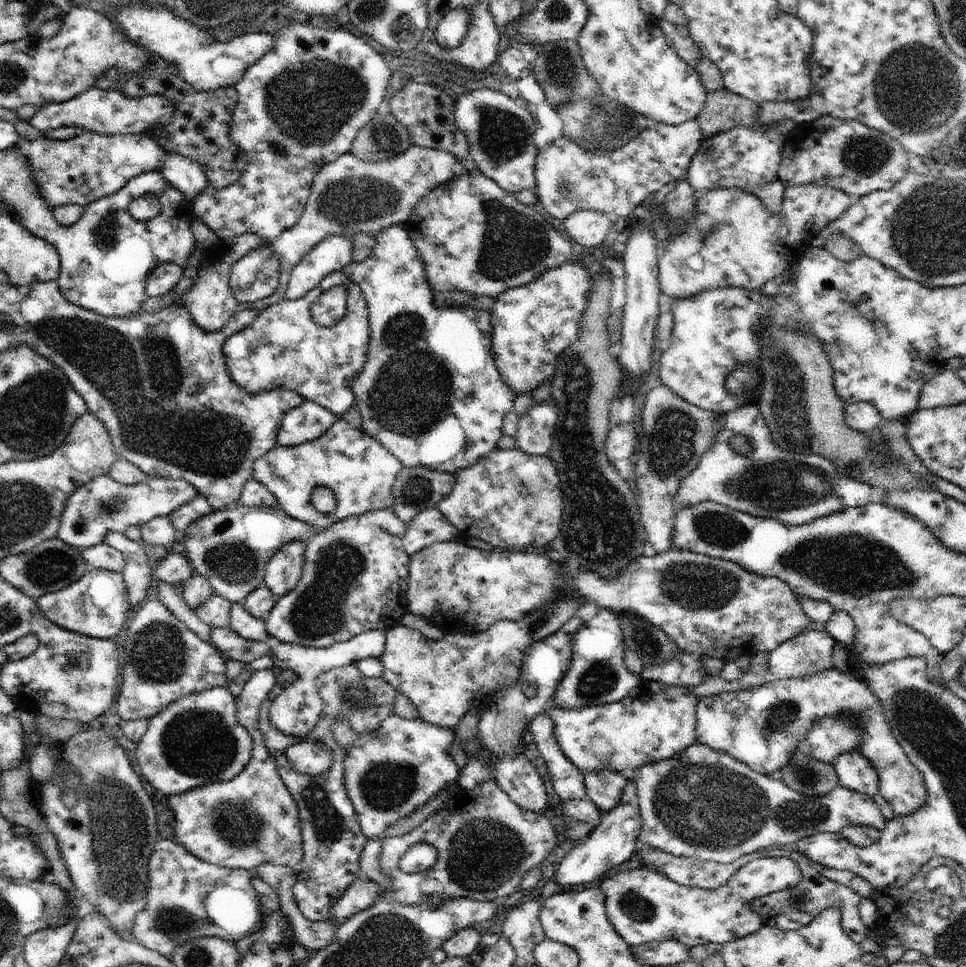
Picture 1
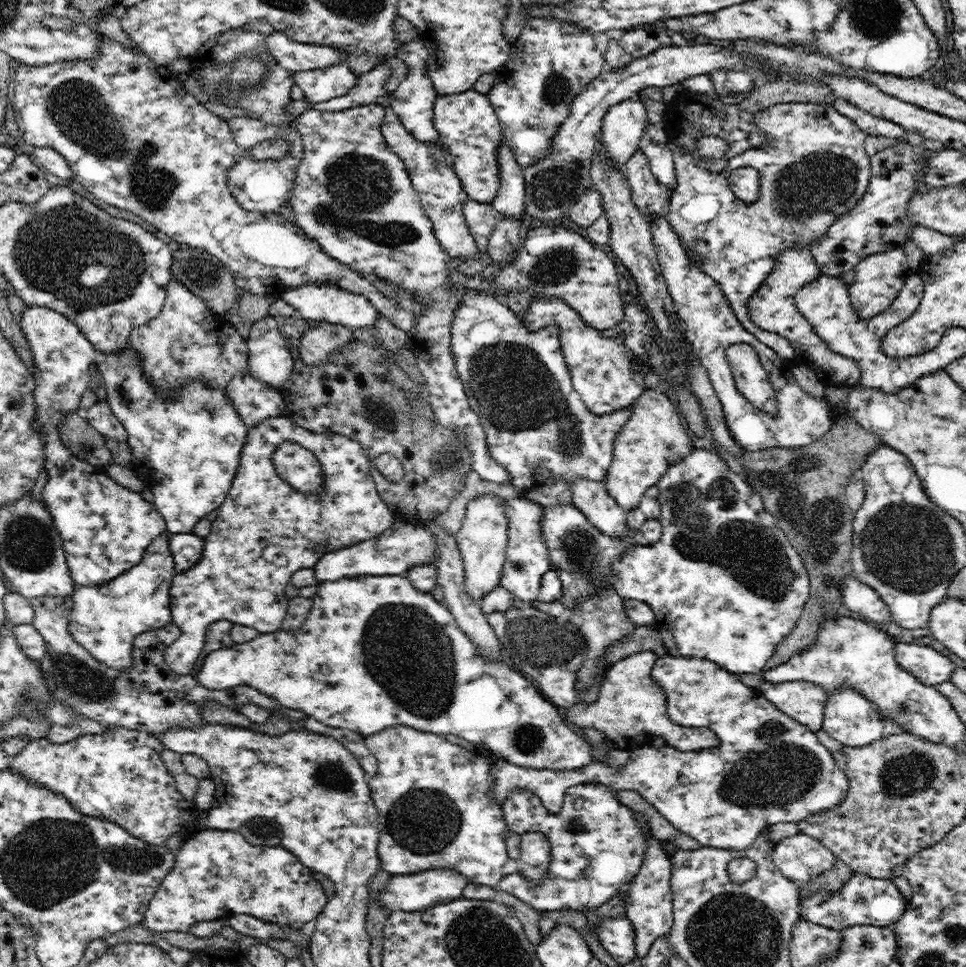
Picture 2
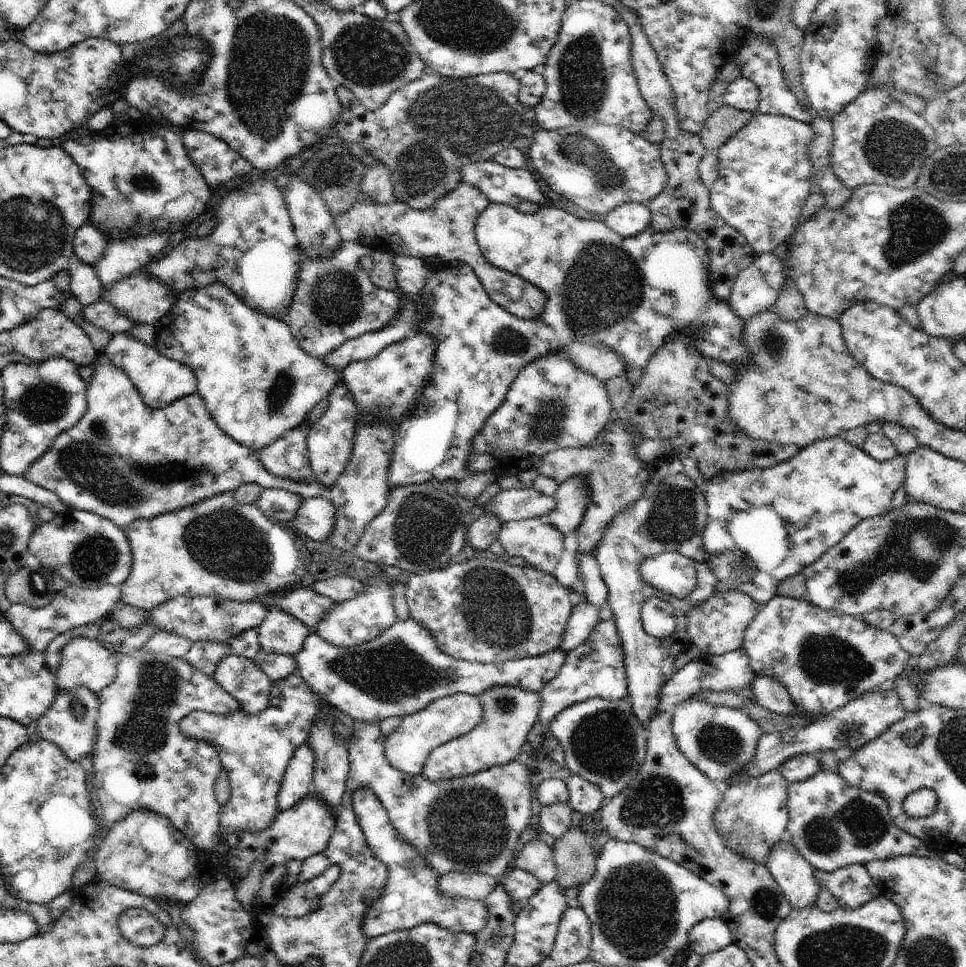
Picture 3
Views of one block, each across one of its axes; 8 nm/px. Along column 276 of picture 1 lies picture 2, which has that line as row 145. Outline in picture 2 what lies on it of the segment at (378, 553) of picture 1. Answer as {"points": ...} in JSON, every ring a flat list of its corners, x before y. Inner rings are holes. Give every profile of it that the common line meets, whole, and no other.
{"points":[[624,100,612,105,601,121,599,142,612,164,624,170,630,156,647,139,647,112,642,100]]}

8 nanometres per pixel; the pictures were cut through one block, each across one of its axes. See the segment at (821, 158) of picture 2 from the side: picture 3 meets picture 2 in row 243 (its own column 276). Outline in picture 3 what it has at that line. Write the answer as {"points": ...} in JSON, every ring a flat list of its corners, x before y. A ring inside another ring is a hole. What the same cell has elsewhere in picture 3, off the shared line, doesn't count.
{"points":[[290,674,288,678,272,683,270,704,258,716,246,714,242,709,234,714,227,715,194,711,187,714,179,722,180,730,182,730,184,736,210,740,208,744,212,744,218,750,222,770,225,770,228,774,231,788,230,800,228,800,228,804,221,806,218,836,226,837,226,834,232,834,236,830,258,834,274,822,274,818,279,812,278,790,280,790,286,767,292,758,292,754,296,752,296,748,306,744,310,729,318,718,318,714,320,714,320,708,322,708,322,700,314,694,314,691,304,682,304,679,299,674]]}

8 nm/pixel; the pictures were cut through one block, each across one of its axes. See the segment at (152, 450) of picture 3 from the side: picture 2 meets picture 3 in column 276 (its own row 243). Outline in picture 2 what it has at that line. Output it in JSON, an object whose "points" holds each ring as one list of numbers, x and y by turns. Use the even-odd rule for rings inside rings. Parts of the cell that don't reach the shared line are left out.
{"points":[[469,198,463,206,463,213,469,232,479,250,486,250,497,222,498,212,491,203,476,202]]}

